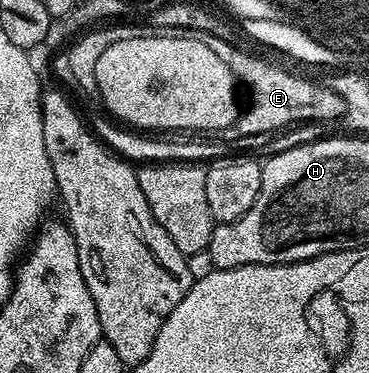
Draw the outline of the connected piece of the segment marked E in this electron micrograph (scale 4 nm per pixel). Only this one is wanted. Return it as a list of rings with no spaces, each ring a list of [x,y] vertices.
[[[194,30],[191,37],[198,39],[198,43],[206,43],[222,63],[226,63],[236,74],[241,82],[244,81],[252,88],[252,106],[241,112],[234,122],[237,129],[244,137],[256,137],[259,133],[272,133],[275,129],[284,129],[295,121],[332,121],[343,118],[346,111],[341,106],[340,100],[322,89],[313,88],[312,85],[304,84],[304,81],[292,80],[292,77],[284,77],[280,72],[280,65],[274,63],[267,65],[265,58],[251,57],[243,53],[238,47],[220,39],[218,35],[207,33],[204,30]]]

